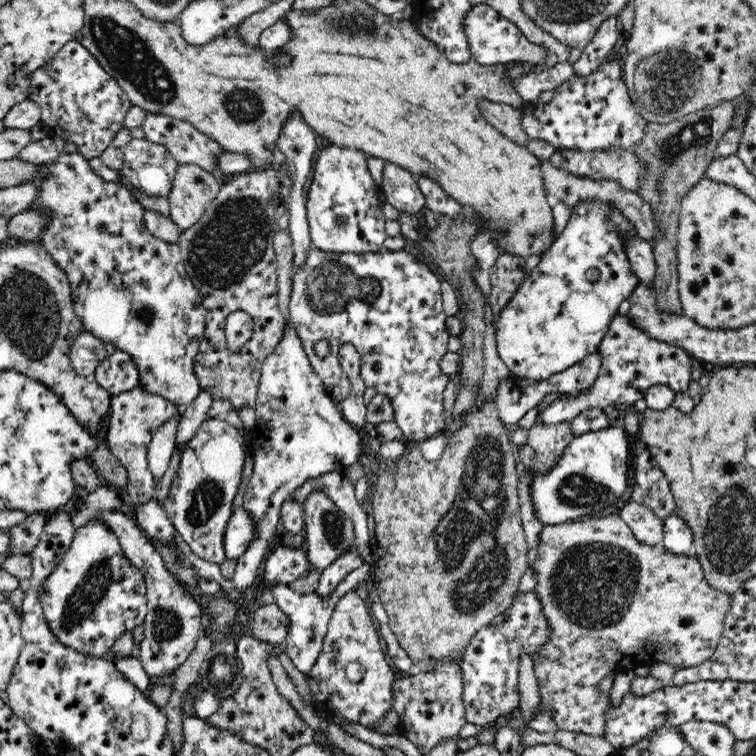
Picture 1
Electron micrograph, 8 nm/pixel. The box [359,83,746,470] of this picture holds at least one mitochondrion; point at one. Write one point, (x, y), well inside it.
(695, 134)

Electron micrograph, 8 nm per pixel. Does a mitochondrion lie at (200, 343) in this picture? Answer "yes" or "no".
no

